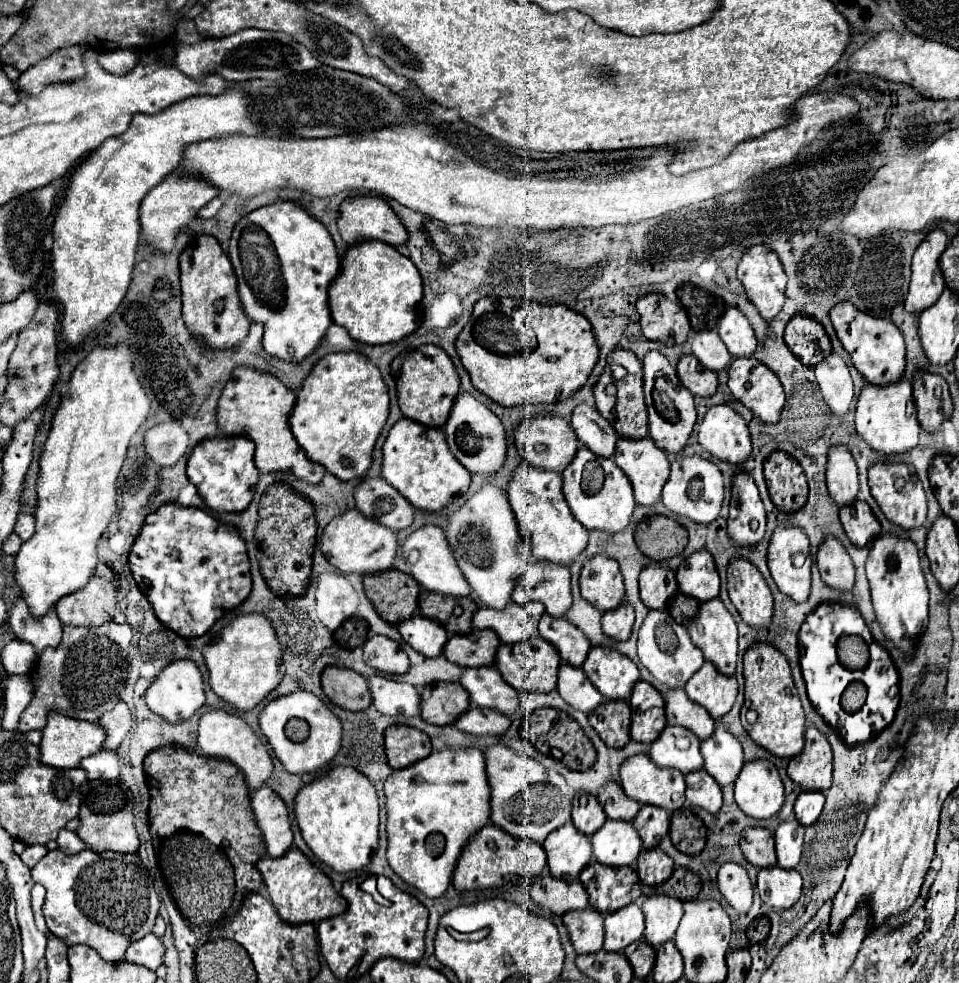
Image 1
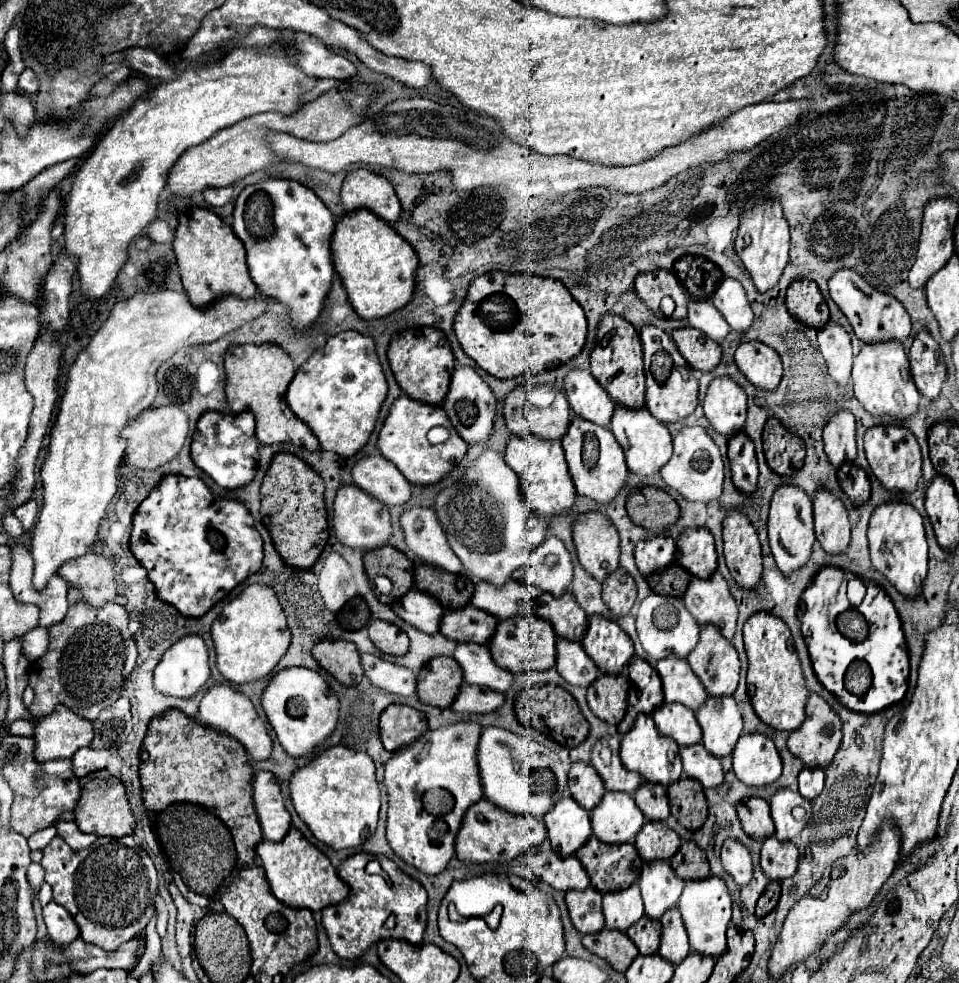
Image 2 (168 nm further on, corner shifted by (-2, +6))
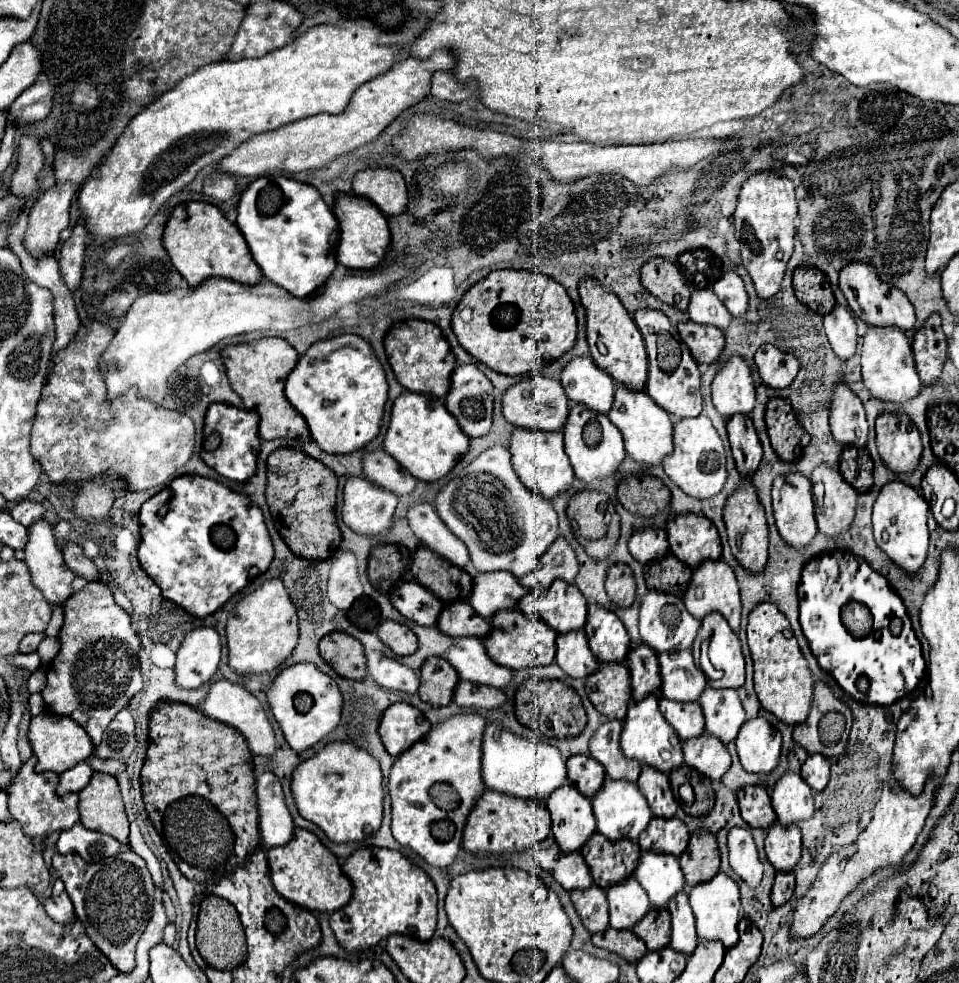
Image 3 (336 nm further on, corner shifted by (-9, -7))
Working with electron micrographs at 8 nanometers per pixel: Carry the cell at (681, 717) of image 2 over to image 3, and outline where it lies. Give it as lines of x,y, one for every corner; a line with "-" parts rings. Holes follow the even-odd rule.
660,698
660,710
664,718
678,732
680,740
694,738
704,730
704,714
698,702
674,702
668,698

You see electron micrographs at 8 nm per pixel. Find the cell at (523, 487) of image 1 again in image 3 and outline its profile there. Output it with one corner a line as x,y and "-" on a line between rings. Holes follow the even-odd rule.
514,428
510,438
510,452
512,464
520,480
542,494
546,500
562,494
574,480
574,470
570,460
564,452
564,436
560,432
546,432
546,430
528,430
528,428

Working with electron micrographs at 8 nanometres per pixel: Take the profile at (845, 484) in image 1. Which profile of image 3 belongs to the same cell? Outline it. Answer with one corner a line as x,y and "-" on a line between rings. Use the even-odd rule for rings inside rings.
838,384
830,402
832,436
842,444
864,446
868,434
866,412
862,400
846,384

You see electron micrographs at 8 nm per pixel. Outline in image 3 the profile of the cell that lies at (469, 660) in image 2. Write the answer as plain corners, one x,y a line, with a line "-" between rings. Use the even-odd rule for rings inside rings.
454,638
454,644
446,652
446,660
456,668
462,680
474,684
486,684
504,688
512,680
512,670
492,662
482,646
480,638

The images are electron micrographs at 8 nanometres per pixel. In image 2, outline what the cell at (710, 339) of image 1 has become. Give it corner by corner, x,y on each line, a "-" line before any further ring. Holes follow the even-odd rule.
691,301
689,303
689,325
697,331
703,331
715,343
723,343
731,329
727,329
727,321
723,321
721,313
711,305
711,301

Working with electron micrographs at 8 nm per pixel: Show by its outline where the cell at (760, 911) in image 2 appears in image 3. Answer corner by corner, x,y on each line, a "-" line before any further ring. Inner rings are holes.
778,872
774,888
772,888
772,904
774,906
784,904
792,898
792,894
794,894
794,876
792,876
792,872

